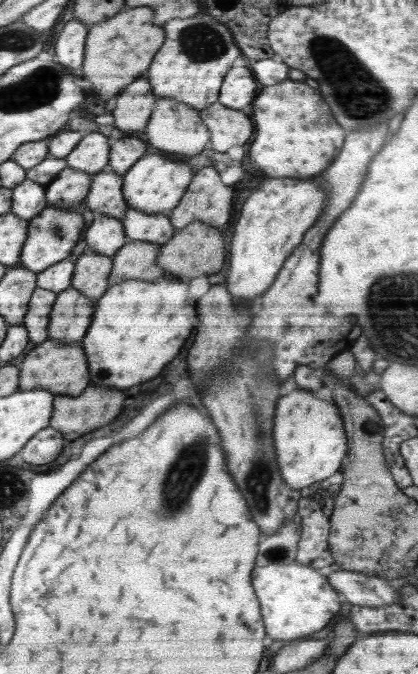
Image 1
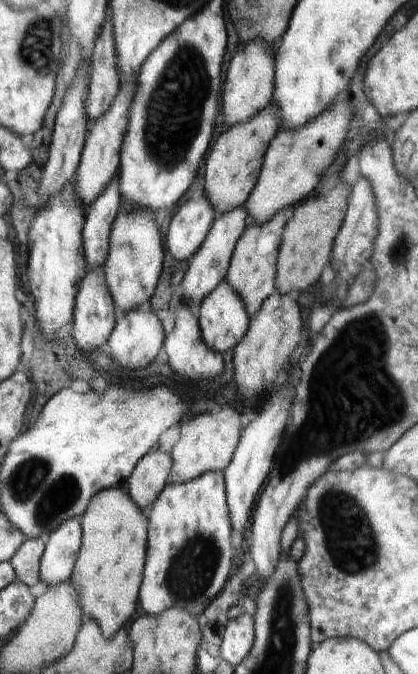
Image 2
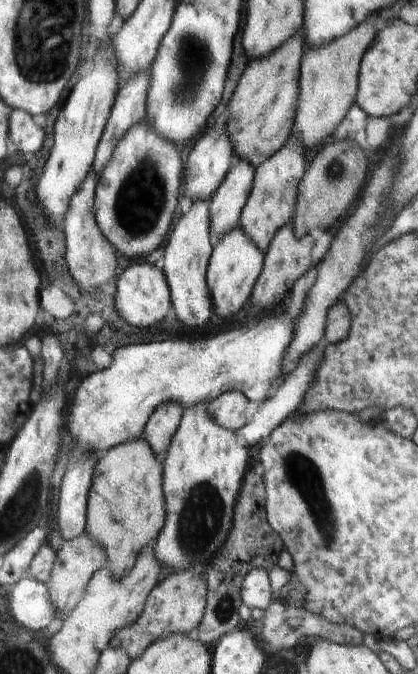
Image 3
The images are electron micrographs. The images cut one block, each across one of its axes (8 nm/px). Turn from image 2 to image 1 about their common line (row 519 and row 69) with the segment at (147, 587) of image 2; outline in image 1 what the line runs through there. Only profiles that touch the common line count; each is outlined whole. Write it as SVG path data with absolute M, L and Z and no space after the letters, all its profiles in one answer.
M205 14L172 19L163 24L165 40L148 68L148 80L157 99L170 98L192 105L198 112L218 100L226 73L240 56L230 30Z

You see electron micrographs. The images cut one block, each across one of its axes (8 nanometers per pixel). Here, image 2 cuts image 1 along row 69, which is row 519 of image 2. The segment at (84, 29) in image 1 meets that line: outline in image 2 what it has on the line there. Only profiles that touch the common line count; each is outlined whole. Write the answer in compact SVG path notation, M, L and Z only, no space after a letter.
M72 518L61 522L51 532L40 562L40 580L42 588L52 584L62 584L70 579L74 562L78 558L82 527L80 518Z

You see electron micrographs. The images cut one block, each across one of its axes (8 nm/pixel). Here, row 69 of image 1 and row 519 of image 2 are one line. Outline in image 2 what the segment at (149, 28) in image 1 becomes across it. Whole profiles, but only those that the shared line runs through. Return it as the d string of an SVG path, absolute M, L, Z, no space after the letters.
M108 488L90 500L81 527L82 548L72 582L78 590L84 615L96 620L102 636L112 638L136 612L139 602L140 582L146 566L148 517L134 504L126 490Z

